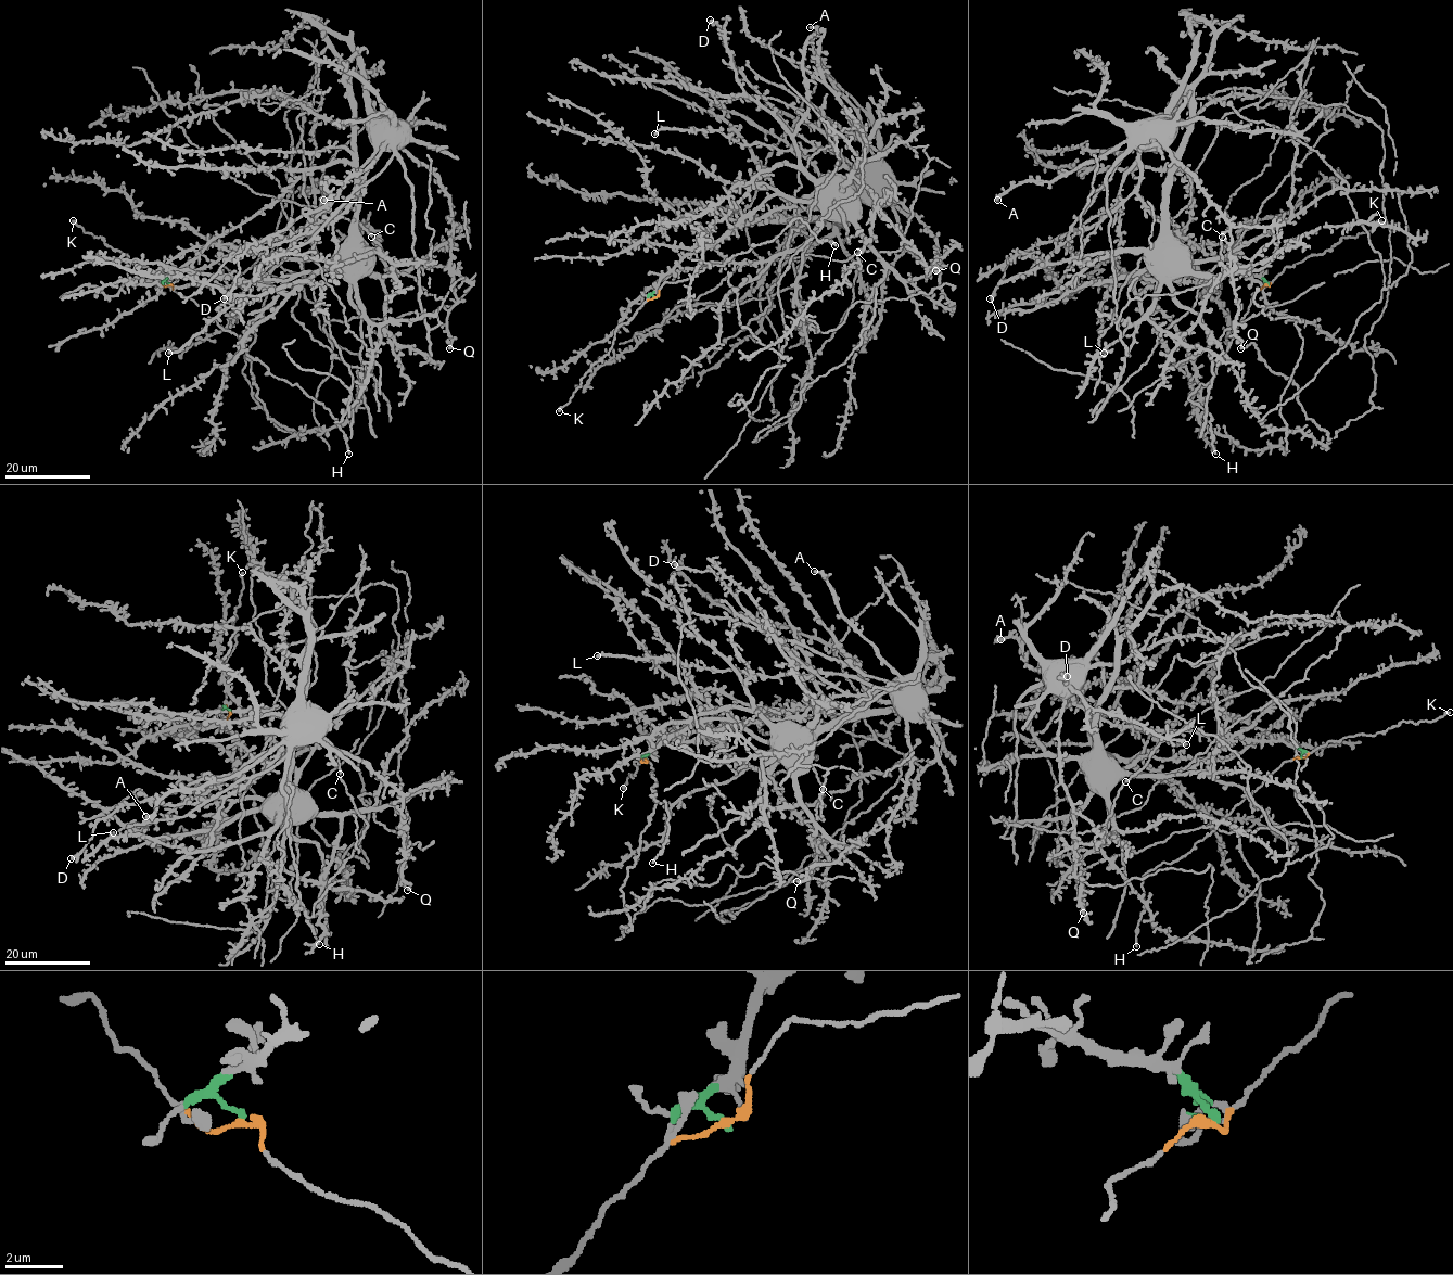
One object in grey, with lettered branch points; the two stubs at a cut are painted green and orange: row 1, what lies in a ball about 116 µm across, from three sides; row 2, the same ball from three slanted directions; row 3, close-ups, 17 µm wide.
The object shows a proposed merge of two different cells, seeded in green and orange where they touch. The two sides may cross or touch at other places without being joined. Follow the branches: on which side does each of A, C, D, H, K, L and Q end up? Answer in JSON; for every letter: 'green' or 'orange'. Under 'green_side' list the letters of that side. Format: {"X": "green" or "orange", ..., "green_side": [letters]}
{"A": "green", "C": "green", "D": "green", "H": "orange", "K": "orange", "L": "green", "Q": "green", "green_side": ["A", "C", "D", "L", "Q"]}

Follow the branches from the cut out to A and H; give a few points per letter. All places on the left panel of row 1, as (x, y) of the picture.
A: (168, 284), (175, 271), (329, 217), (356, 191), (386, 141), (362, 171), (330, 181), (322, 200)
H: (168, 284), (233, 332), (246, 353), (273, 375), (296, 383), (321, 404), (344, 434), (348, 454)

